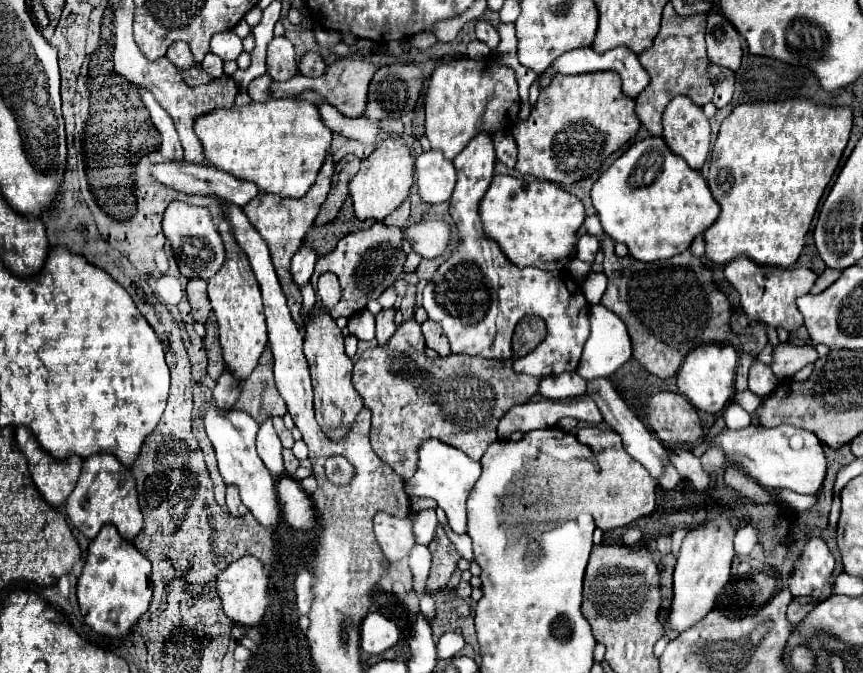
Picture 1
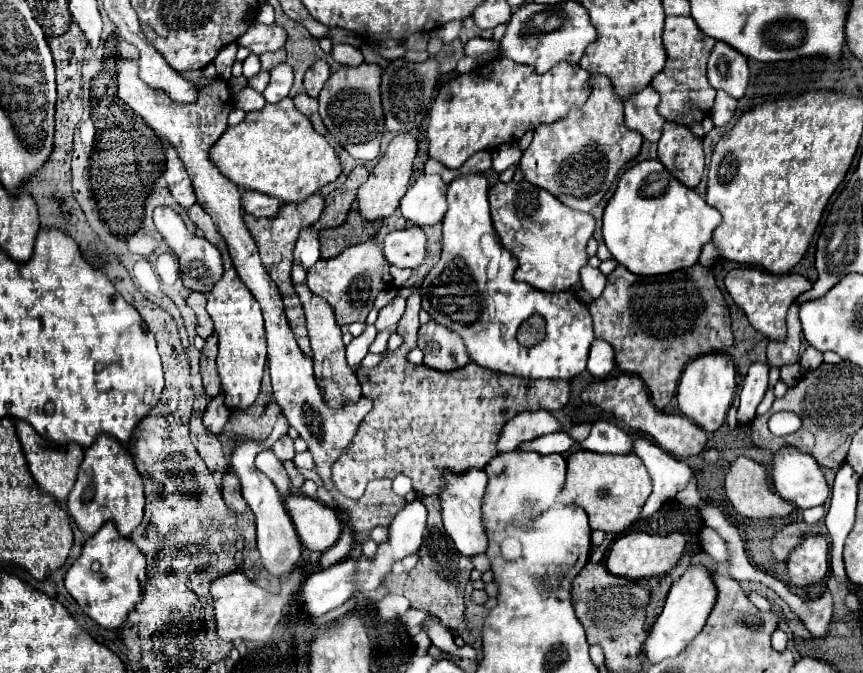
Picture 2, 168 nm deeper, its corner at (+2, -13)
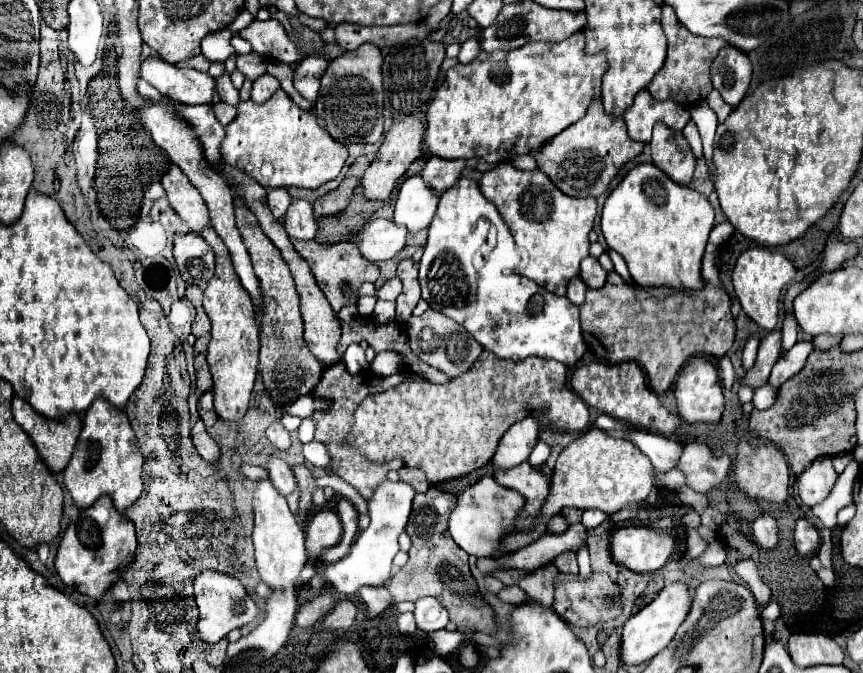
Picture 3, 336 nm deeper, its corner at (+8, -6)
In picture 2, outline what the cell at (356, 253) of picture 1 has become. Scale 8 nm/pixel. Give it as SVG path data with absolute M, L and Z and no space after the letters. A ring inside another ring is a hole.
M366 240L346 248L342 254L334 258L320 258L312 268L308 268L306 284L314 294L328 300L328 304L336 312L336 322L340 326L346 326L352 322L366 322L366 314L374 306L376 294L392 284L388 270L390 264L386 262L380 246L374 240Z

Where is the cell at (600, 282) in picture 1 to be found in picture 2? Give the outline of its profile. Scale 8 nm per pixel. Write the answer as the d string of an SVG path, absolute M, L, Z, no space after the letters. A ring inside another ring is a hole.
M584 266L582 272L580 272L580 278L582 278L582 286L586 288L586 292L592 296L592 298L598 298L606 286L606 276L598 270L598 268L592 268L592 266Z

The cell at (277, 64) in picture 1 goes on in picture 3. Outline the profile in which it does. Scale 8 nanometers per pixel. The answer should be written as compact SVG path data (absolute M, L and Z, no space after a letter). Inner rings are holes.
M264 73L264 75L260 75L256 81L254 81L254 87L252 87L252 101L256 101L256 103L264 103L266 99L270 99L272 97L272 93L278 89L280 85L278 85L278 79L276 77L272 77L272 75L268 75L268 73Z

